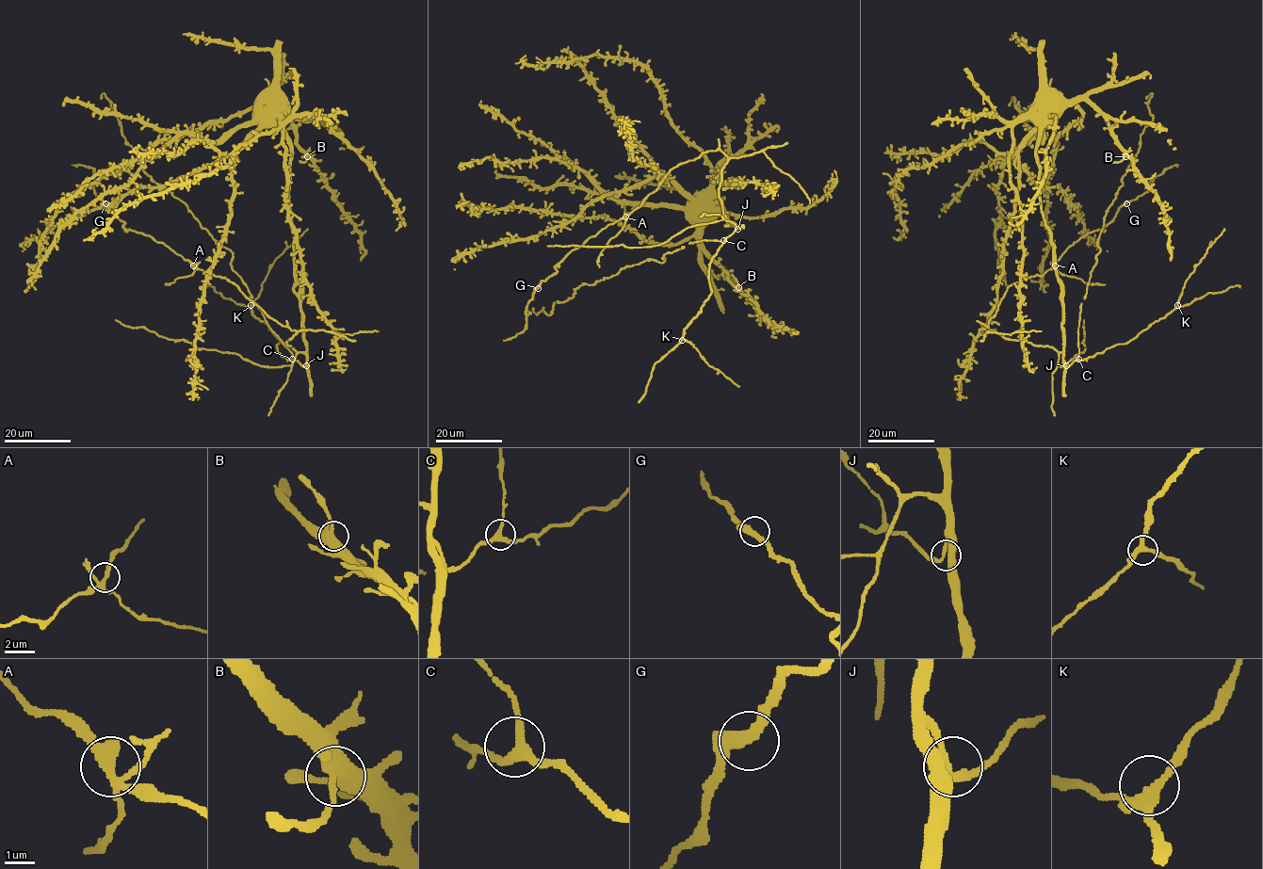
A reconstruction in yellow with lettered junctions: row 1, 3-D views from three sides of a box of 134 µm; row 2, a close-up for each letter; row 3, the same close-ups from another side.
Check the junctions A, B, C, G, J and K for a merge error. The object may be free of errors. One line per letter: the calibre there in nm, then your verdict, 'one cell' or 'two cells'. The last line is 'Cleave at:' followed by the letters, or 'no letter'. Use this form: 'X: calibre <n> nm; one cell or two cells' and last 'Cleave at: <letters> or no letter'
A: calibre 300 nm; two cells
B: calibre 420 nm; one cell
C: calibre 280 nm; one cell
G: calibre 320 nm; one cell
J: calibre 240 nm; one cell
K: calibre 280 nm; one cell
Cleave at: A

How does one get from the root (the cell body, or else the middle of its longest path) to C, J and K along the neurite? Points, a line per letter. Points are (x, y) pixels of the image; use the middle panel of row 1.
C: (699, 205), (706, 199), (699, 197), (702, 191), (713, 201), (722, 199), (726, 217), (737, 225), (723, 240)
J: (699, 205), (706, 199), (699, 197), (702, 191), (713, 201), (722, 199), (726, 217), (737, 225), (737, 229)
K: (699, 205), (702, 191), (722, 199), (737, 227), (711, 260), (711, 293), (682, 340)

